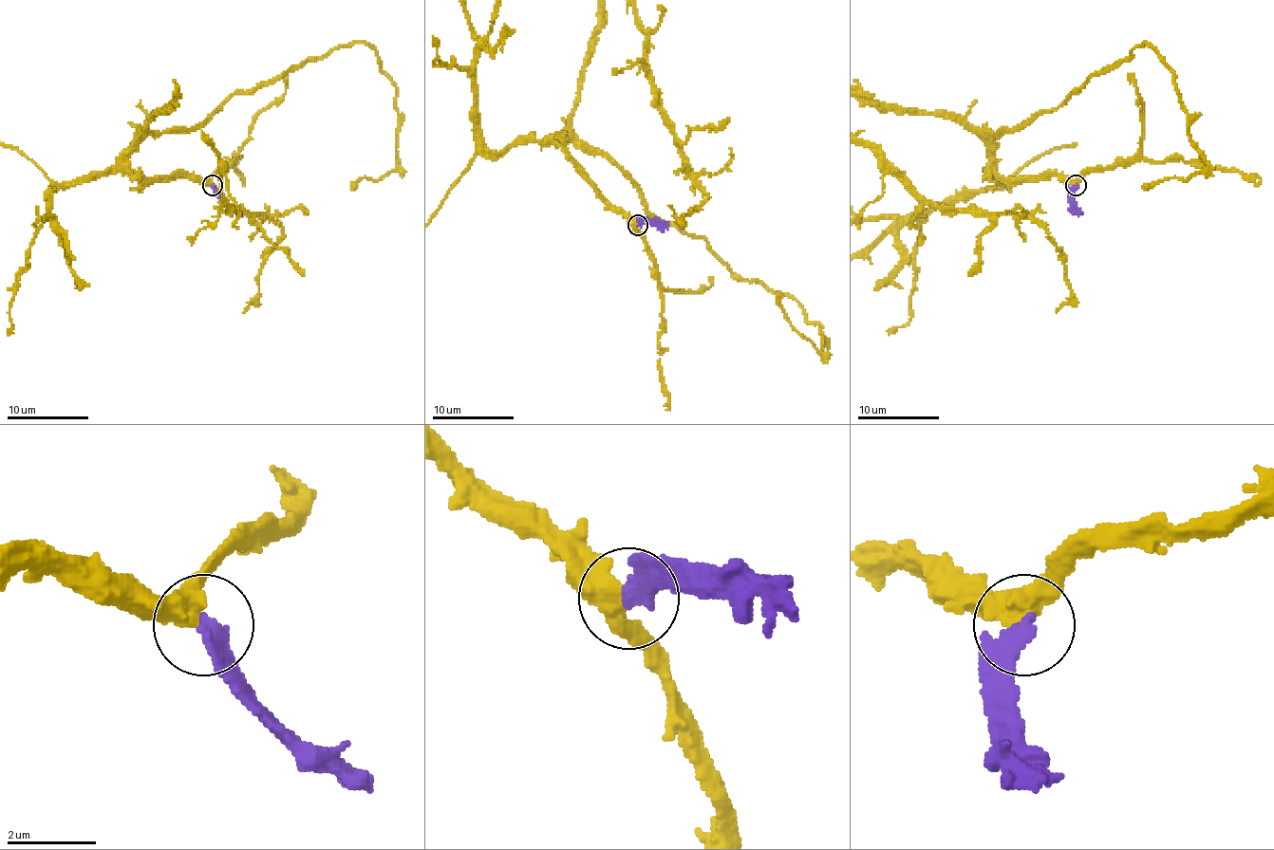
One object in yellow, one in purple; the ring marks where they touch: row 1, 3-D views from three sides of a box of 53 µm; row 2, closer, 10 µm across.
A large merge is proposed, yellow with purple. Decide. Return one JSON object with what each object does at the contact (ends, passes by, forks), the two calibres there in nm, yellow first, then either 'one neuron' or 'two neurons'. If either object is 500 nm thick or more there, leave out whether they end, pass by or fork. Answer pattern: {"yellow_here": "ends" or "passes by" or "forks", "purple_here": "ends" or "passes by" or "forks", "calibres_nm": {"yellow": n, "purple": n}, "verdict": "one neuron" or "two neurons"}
{"calibres_nm": {"yellow": 500, "purple": 340}, "verdict": "one neuron"}

